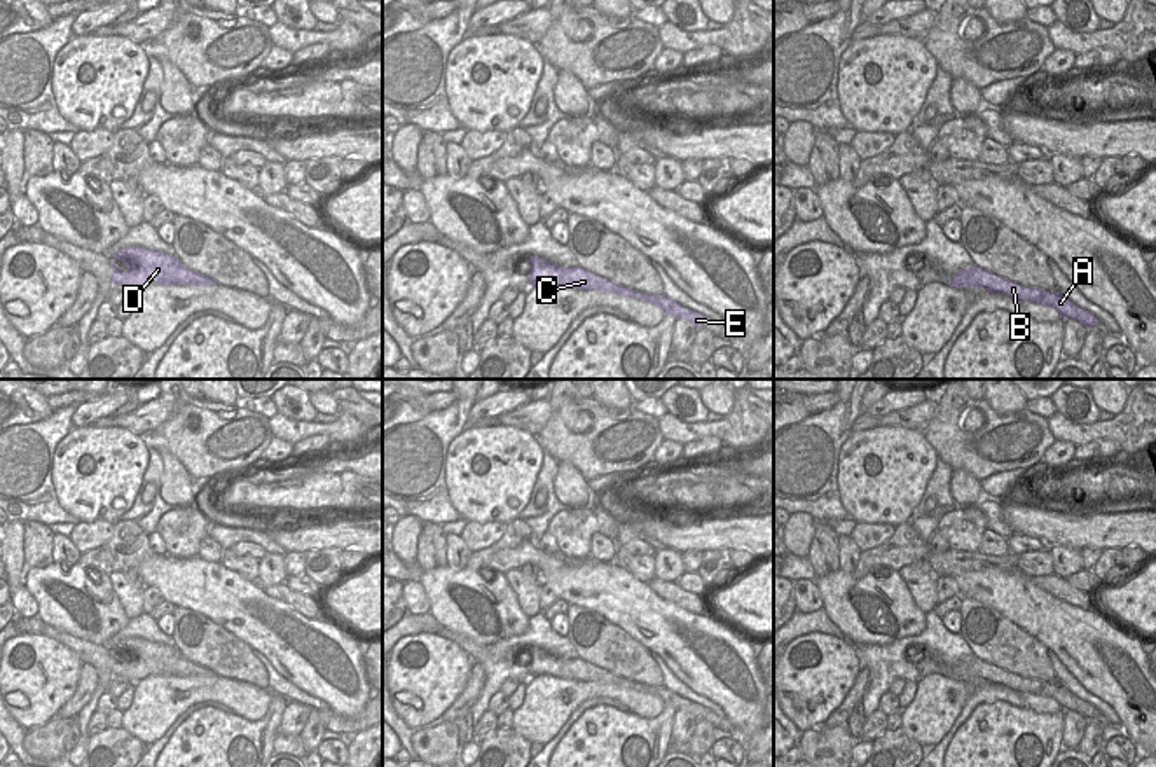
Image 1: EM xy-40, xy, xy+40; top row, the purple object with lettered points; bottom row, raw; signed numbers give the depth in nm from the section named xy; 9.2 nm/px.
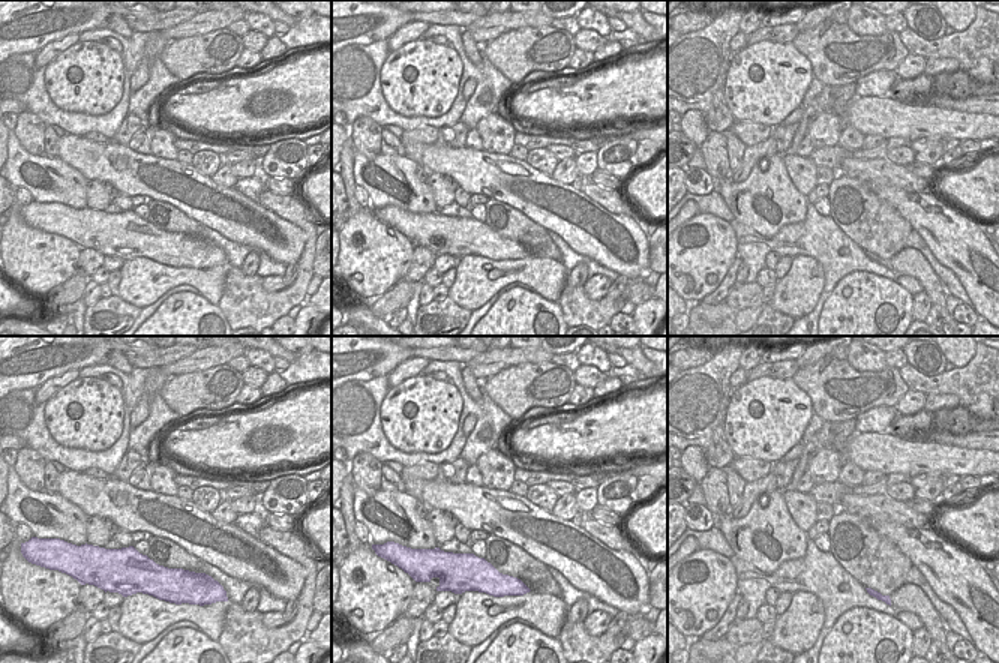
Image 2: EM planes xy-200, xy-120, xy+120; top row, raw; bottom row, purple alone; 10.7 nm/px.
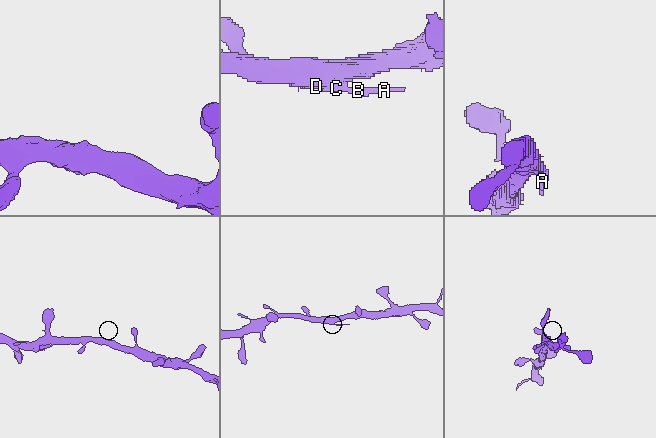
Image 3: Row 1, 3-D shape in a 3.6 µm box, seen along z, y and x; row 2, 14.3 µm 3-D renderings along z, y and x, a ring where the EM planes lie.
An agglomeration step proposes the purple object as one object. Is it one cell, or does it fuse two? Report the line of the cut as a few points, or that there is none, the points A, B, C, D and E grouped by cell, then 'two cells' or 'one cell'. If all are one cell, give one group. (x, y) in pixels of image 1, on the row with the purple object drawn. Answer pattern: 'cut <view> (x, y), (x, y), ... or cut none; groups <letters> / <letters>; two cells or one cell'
cut none; groups A B C D E; one cell

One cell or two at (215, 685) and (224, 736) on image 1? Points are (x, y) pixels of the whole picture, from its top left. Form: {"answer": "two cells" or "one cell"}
{"answer": "two cells"}

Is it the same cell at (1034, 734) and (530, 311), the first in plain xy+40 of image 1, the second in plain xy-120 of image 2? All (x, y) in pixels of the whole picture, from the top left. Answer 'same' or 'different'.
same

